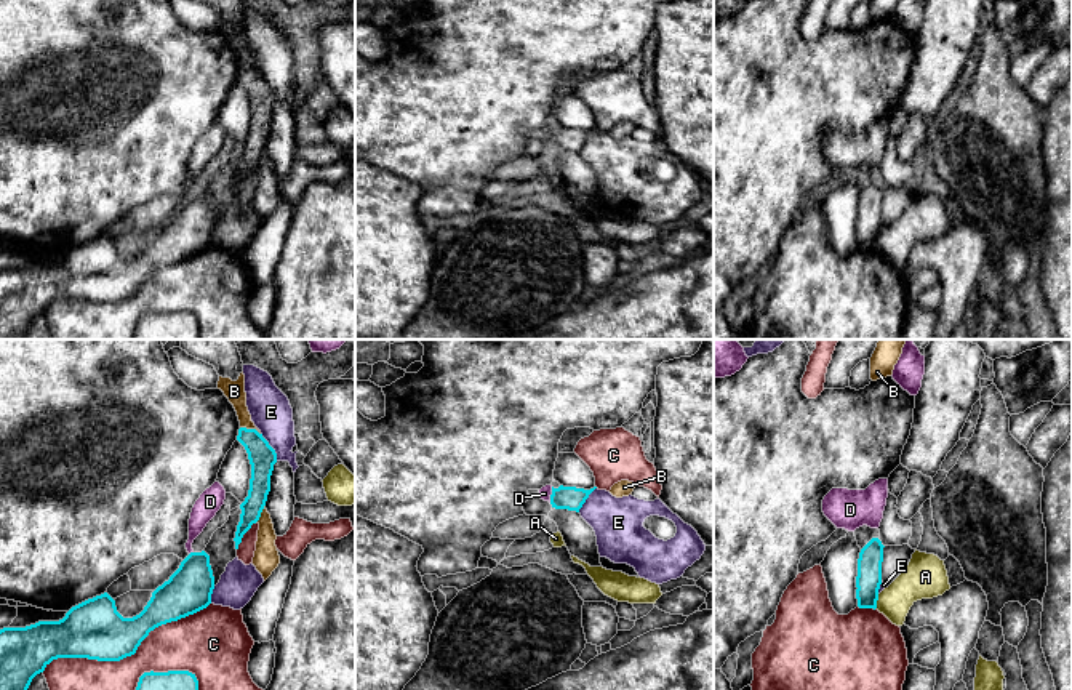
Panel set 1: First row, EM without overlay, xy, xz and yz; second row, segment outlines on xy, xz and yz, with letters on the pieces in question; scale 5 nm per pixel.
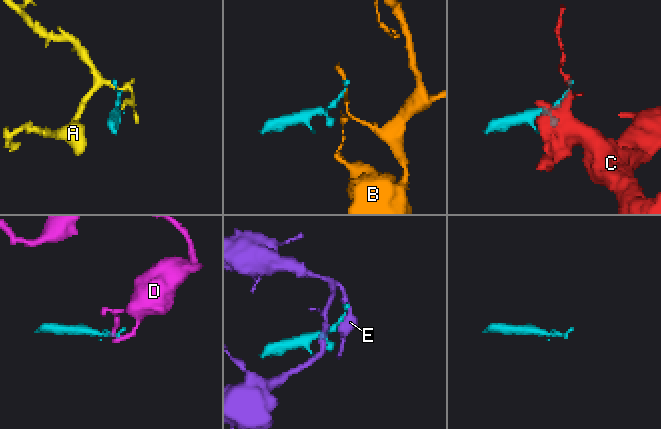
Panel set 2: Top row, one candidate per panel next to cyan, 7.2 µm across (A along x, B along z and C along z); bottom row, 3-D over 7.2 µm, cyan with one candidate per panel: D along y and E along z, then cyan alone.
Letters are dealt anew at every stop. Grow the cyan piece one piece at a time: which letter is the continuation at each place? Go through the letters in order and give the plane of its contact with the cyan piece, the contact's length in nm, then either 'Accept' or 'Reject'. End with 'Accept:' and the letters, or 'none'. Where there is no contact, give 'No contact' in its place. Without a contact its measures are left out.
A: Touches cyan in yz. Shared border 70 nm. Reject
B: Touches cyan in xy. Shared border 110 nm. Reject
C: Touches cyan in xy. Shared border 900 nm. Reject
D: Touches cyan in xz. Shared border 80 nm. Reject
E: Touches cyan in xy. Shared border 170 nm. Reject
Accept: none

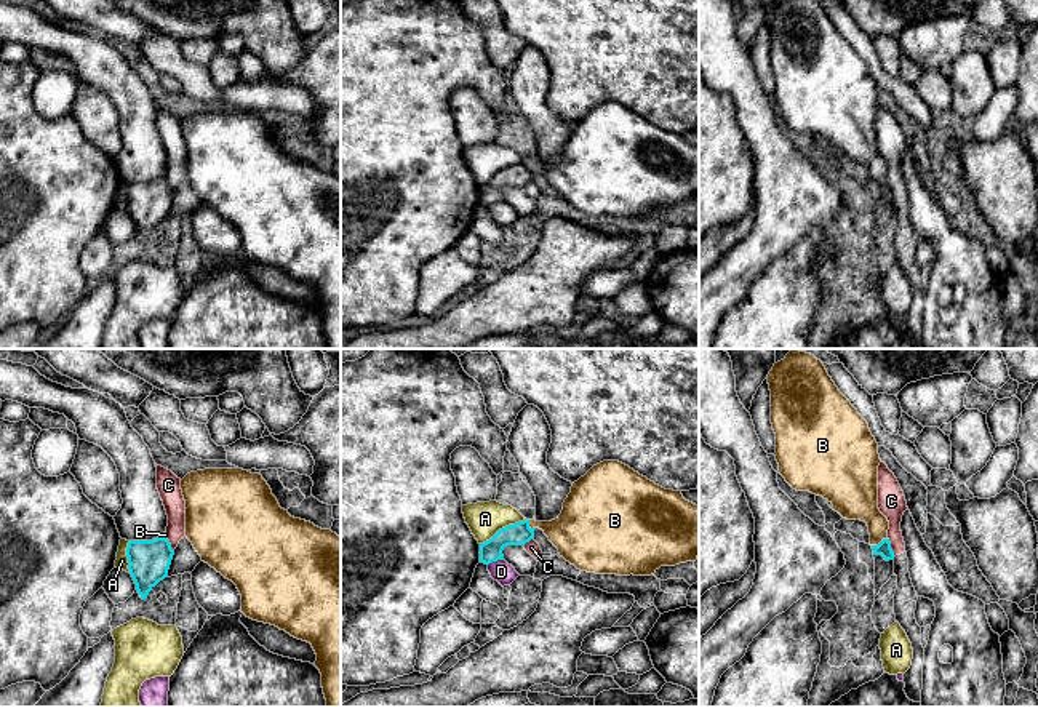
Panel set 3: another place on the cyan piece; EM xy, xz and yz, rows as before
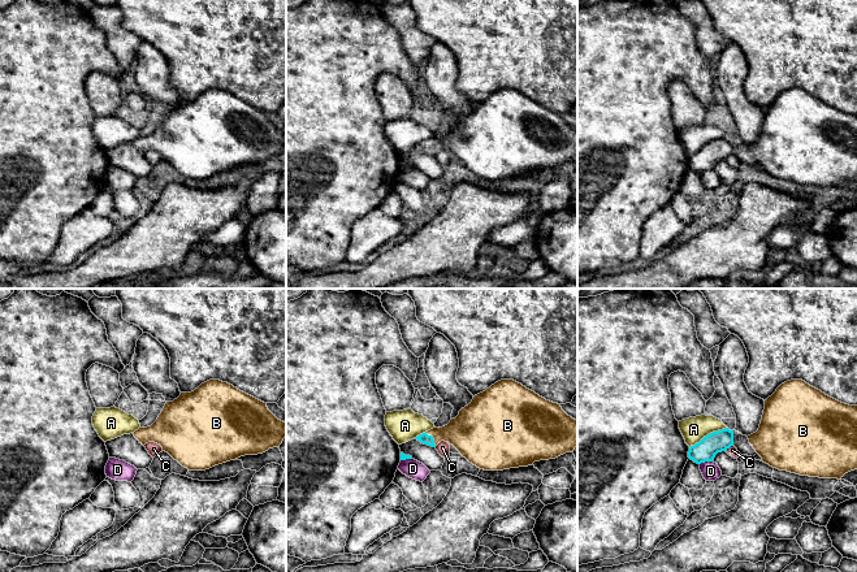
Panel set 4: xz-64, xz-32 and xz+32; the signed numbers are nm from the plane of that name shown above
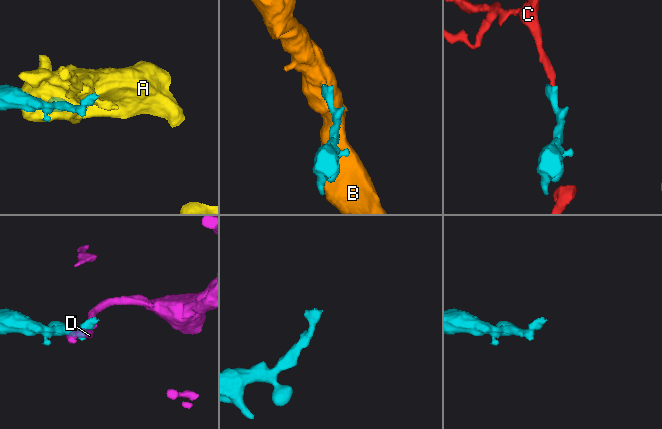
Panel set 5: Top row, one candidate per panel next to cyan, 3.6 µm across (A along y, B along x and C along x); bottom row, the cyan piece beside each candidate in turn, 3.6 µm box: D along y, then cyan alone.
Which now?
A: Touches cyan in xz. Shared border 260 nm. Reject
B: Touches cyan in yz. Shared border 90 nm. Accept
C: Touches cyan in yz. Shared border 100 nm. Reject
D: Touches cyan in xz. Shared border 90 nm. Reject
Accept: B

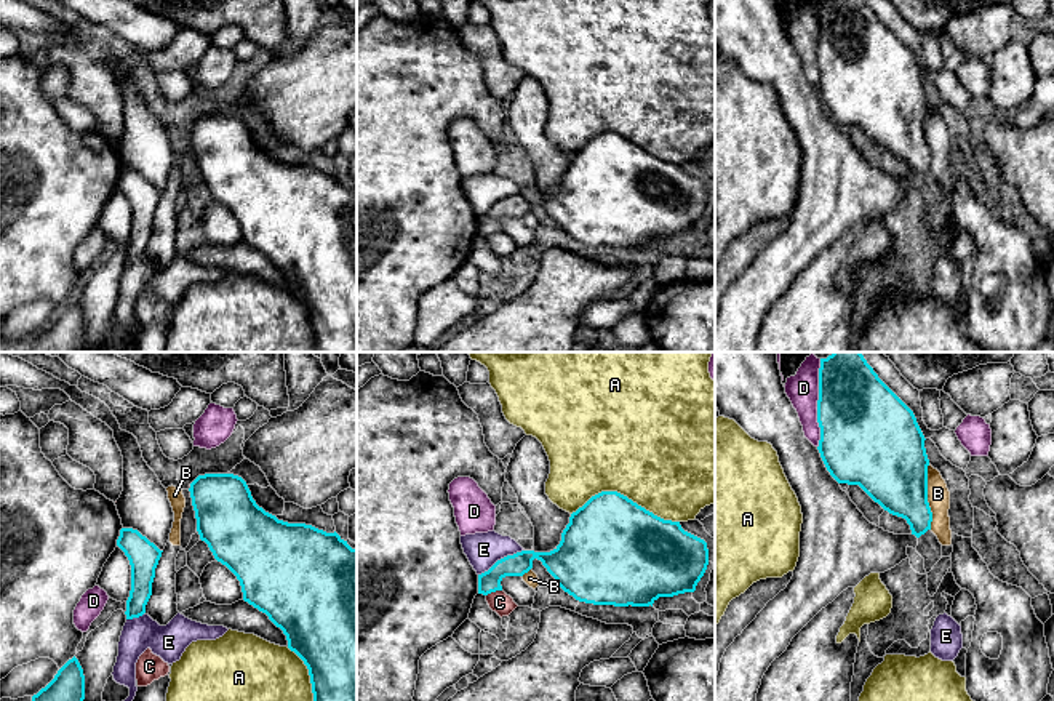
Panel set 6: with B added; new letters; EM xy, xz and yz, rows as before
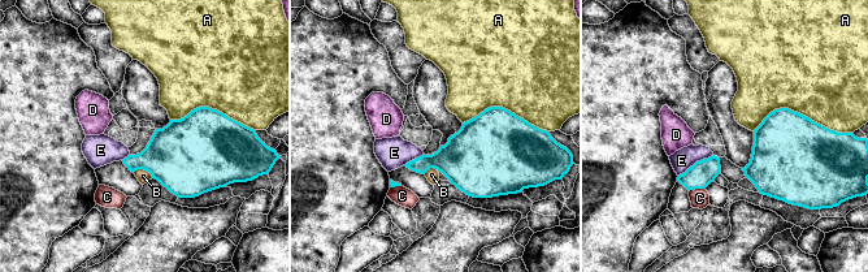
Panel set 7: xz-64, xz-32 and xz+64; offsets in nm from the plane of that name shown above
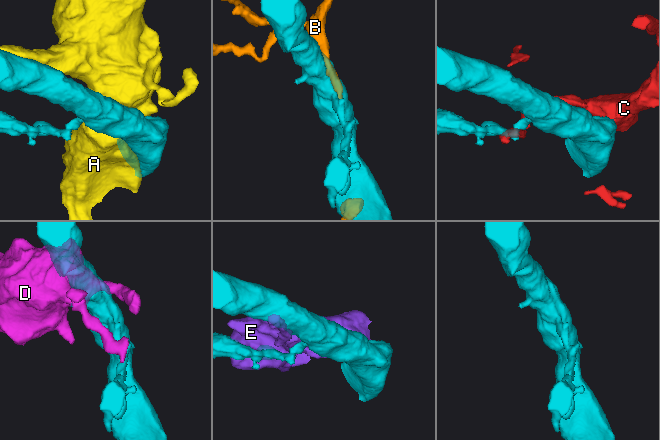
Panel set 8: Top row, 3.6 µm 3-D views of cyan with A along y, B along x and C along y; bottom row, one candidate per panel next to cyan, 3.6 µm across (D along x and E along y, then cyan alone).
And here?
A: Touches cyan in xz. Shared border 550 nm. Reject
B: Touches cyan in yz. Shared border 320 nm. Reject
C: Touches cyan in xz. Shared border 90 nm. Reject
D: Touches cyan in yz. Shared border 440 nm. Reject
E: Touches cyan in xz. Shared border 260 nm. Reject
Accept: none

